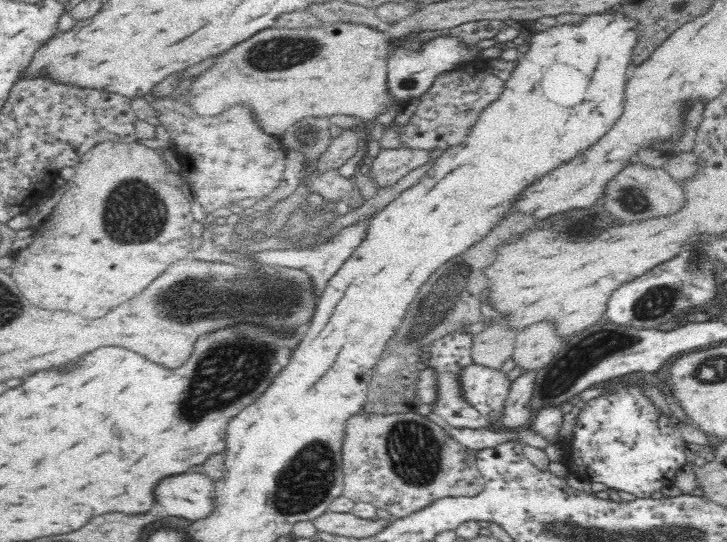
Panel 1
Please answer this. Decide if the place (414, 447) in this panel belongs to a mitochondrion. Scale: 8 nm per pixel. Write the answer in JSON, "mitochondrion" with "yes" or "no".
{"mitochondrion":"yes"}

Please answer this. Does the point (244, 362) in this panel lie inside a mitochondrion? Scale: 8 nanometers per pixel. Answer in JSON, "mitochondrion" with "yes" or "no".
{"mitochondrion":"yes"}

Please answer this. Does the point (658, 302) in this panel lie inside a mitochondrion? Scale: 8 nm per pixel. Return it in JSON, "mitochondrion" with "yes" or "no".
{"mitochondrion":"yes"}

